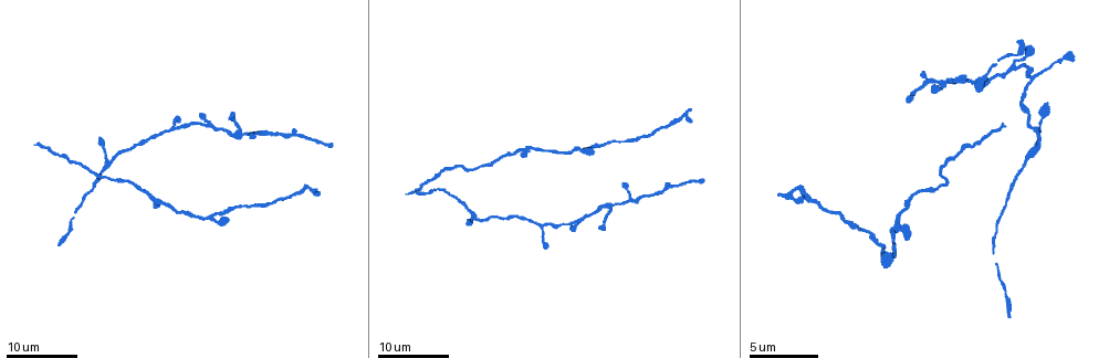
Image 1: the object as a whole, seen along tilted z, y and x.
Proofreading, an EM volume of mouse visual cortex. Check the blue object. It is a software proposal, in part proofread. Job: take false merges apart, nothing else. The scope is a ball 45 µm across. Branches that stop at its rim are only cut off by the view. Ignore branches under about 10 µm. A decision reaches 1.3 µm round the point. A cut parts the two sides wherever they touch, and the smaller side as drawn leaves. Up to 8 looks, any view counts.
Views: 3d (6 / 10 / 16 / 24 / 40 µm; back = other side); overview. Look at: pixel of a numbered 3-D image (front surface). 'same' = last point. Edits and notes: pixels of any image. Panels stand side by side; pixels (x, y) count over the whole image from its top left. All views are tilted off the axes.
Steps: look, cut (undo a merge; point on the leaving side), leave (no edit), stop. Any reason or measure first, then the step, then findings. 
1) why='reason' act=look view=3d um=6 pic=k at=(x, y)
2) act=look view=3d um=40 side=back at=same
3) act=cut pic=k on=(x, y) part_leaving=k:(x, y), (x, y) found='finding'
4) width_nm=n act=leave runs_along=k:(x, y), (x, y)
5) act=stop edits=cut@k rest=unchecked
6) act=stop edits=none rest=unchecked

why='calibre changes' act=look view=3d um=16 pic=1 at=(934, 81)

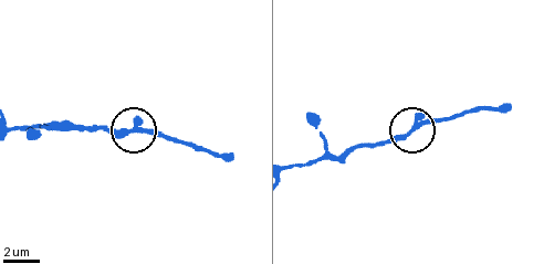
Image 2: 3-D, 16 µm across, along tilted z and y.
act=look view=3d um=10 pic=2 at=(138, 128)

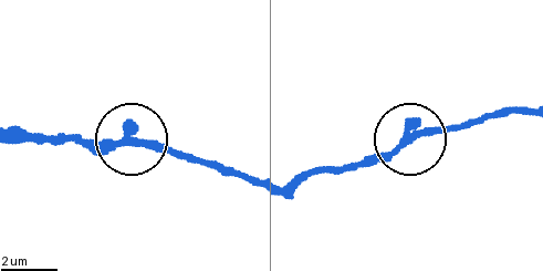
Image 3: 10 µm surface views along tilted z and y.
arms=3 act=leave found='all the same neuron'

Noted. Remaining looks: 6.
why='two arms in line, one across' act=look view=3d um=24 pic=1 at=(626, 201)

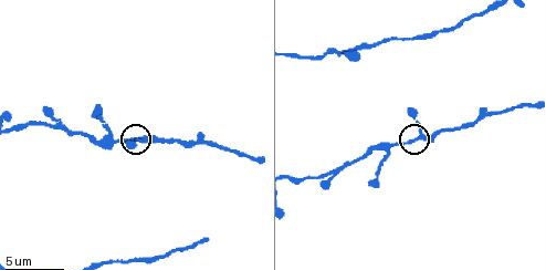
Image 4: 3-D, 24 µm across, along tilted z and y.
why='zoom in' act=look view=3d um=6 pic=4 at=(417, 140)

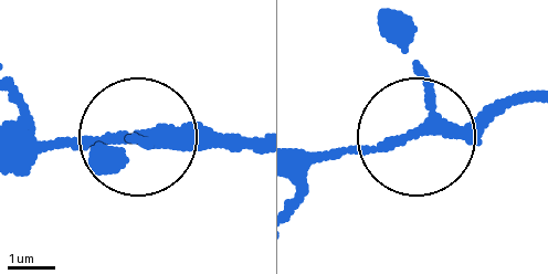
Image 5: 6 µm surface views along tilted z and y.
arms=3 act=leave found='all the same neuron'

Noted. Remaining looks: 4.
why='side arm on a straight run' act=look view=3d um=24 pic=1 at=(544, 227)

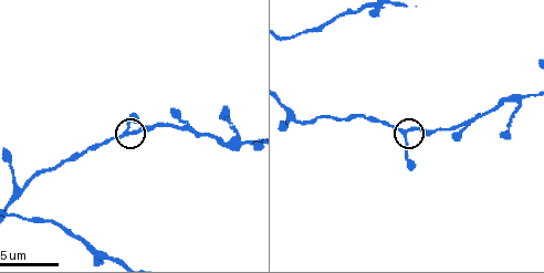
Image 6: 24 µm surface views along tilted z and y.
act=look view=3d um=6 pic=6 at=(128, 133)

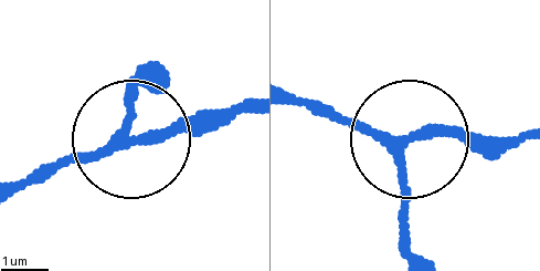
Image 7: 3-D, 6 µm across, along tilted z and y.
why='other side' act=look view=3d um=6 side=back pic=7 at=(125, 141)

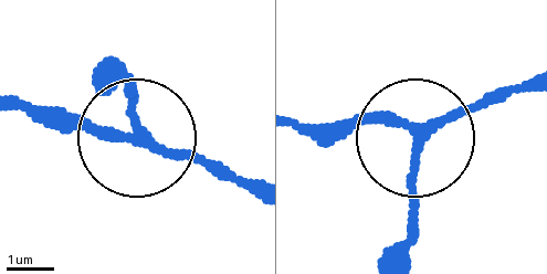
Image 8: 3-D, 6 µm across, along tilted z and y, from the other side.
arms=3 act=leave runs_along=8:(255, 196), (107, 129), (25, 113) found='all the same neuron'

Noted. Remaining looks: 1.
why='three arms meet' act=look view=3d um=10 pic=6 at=(462, 122)

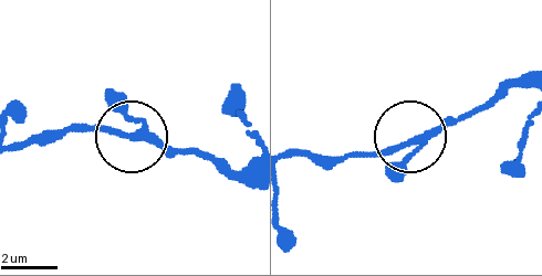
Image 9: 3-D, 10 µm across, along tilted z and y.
arms=3 act=leave runs_along=9:(291, 156), (386, 156), (414, 136), (473, 114) found='all the same neuron'

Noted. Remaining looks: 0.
act=stop edits=none rest=unchecked

